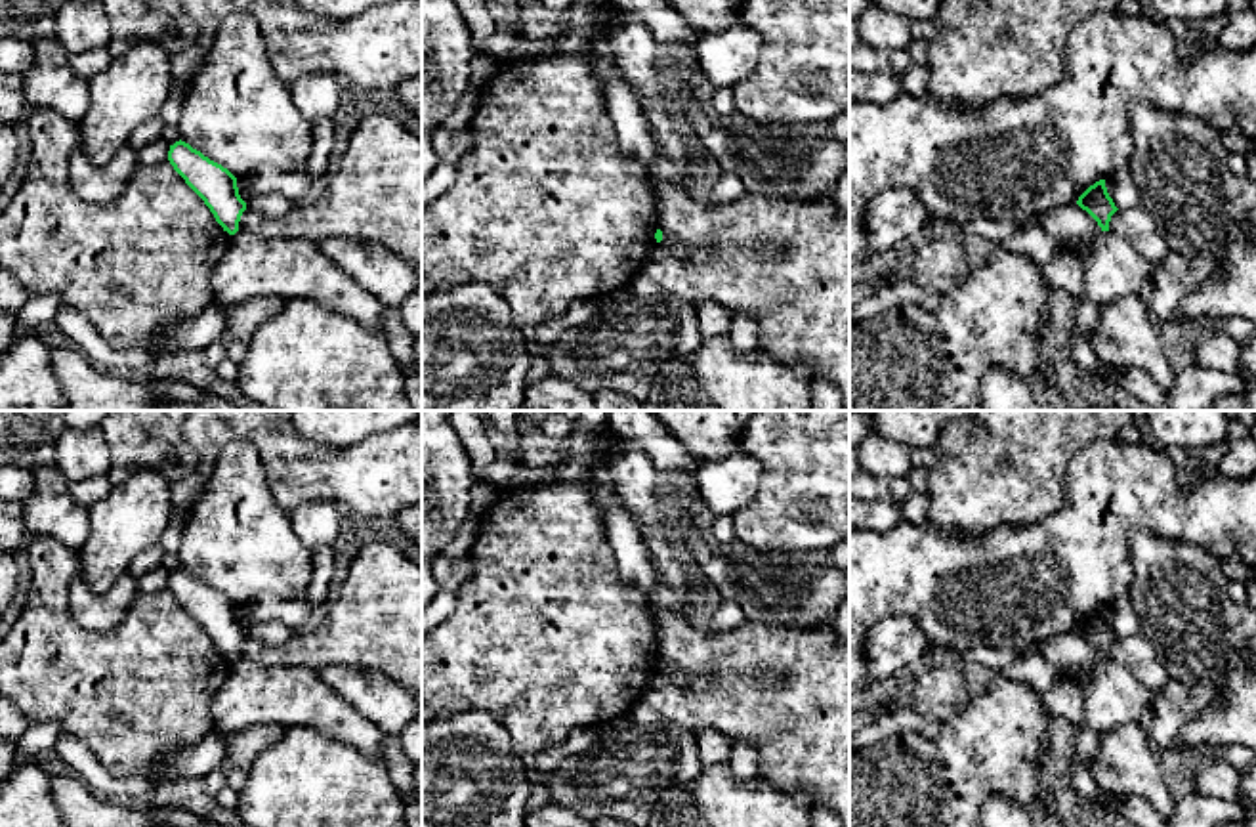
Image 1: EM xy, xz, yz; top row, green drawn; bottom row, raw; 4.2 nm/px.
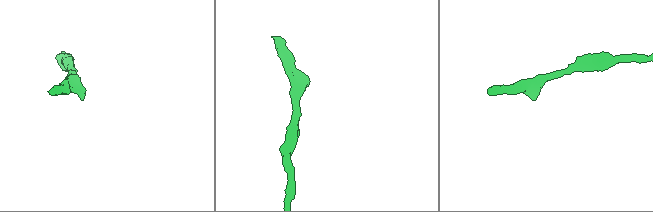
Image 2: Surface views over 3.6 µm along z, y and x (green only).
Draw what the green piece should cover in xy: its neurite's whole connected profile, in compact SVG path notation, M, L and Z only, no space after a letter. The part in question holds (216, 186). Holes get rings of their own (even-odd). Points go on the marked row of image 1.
M181 139L170 145L168 160L204 201L223 231L235 235L246 210L246 202L239 195L237 178Z

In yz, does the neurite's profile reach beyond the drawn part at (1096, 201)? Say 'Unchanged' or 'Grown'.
Unchanged

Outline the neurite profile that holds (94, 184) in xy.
M78 138L73 159L71 183L86 202L111 202L118 199L137 168L137 151L122 147L107 164L95 166L80 149Z

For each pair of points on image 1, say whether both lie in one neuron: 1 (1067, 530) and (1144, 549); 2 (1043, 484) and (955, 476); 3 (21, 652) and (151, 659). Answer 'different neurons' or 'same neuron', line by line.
1: different neurons
2: same neuron
3: same neuron

